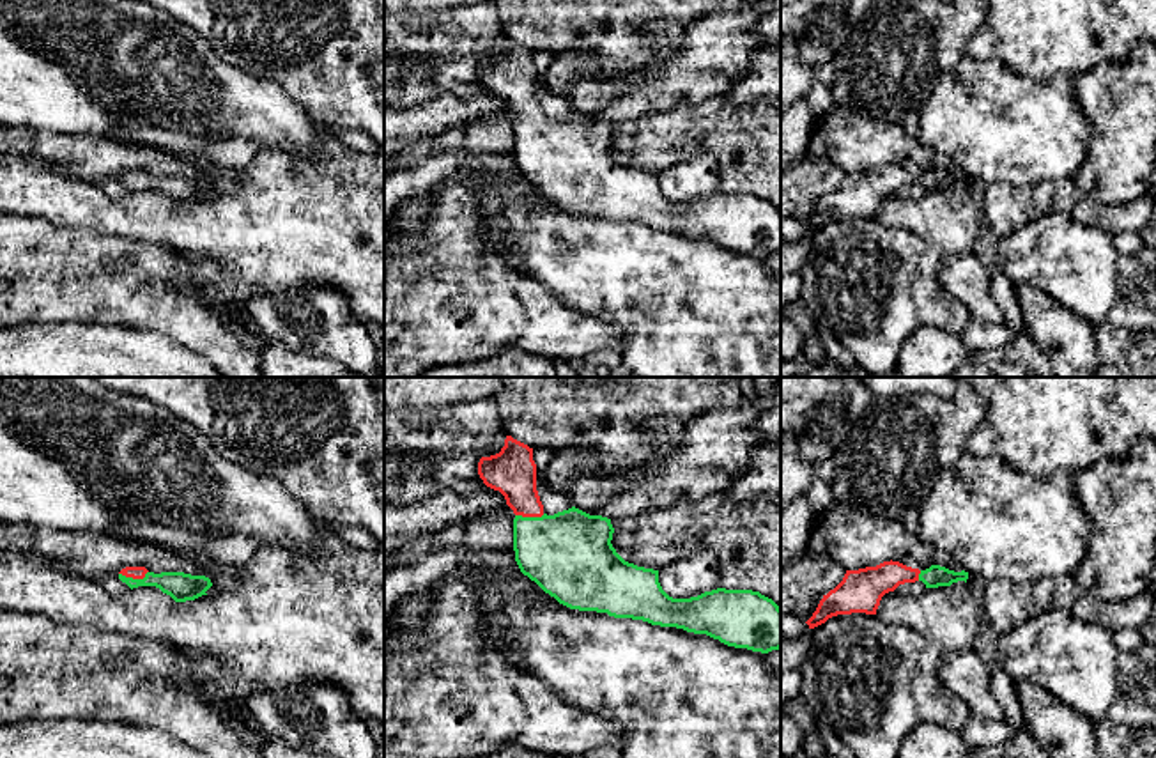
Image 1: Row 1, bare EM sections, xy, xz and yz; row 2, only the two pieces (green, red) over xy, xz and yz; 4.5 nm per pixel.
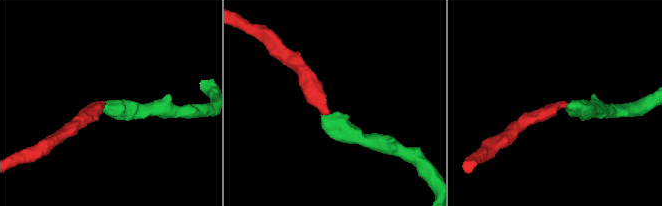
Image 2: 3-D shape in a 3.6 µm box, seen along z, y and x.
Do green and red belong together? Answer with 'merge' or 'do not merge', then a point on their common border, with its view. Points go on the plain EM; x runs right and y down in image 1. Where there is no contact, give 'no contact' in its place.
merge | xy (131, 181)

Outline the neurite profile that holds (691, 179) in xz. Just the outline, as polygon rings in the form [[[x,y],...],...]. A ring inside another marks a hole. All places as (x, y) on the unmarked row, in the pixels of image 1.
[[[703,152],[659,174],[662,193],[673,202],[690,202],[719,191],[721,168],[713,154]]]

